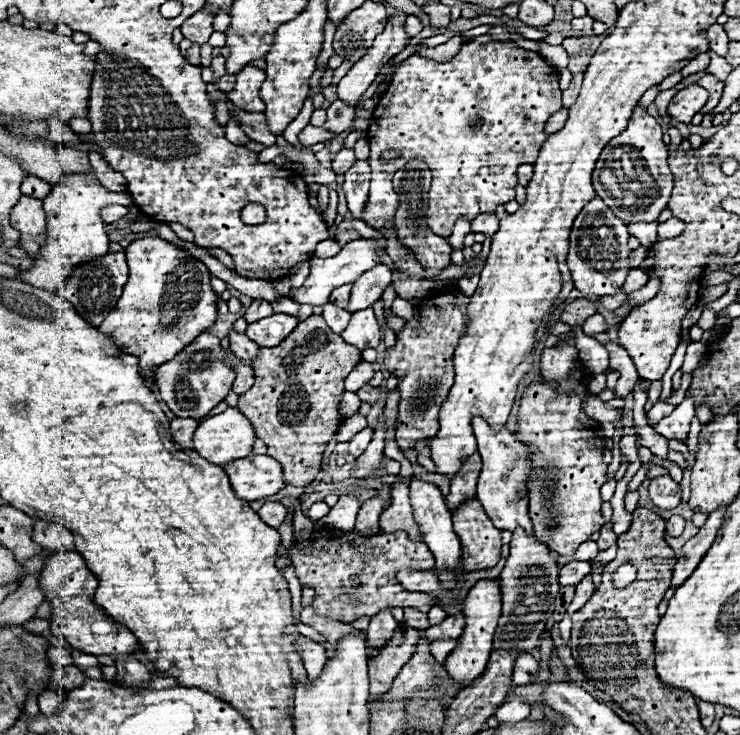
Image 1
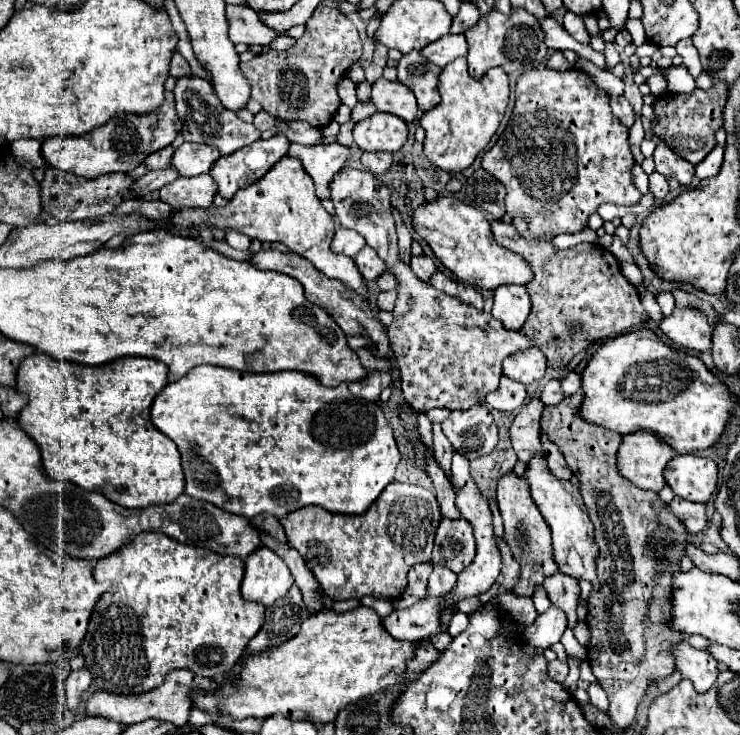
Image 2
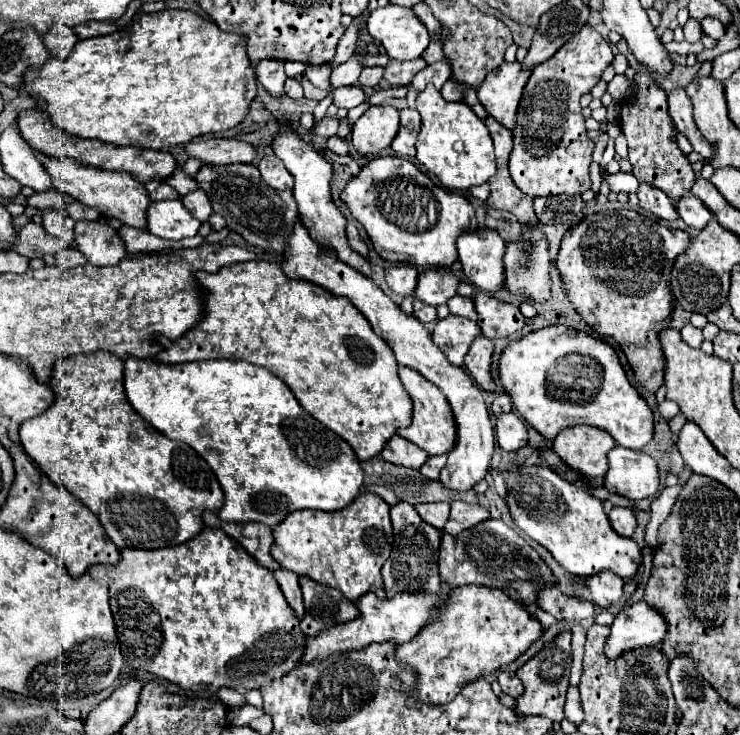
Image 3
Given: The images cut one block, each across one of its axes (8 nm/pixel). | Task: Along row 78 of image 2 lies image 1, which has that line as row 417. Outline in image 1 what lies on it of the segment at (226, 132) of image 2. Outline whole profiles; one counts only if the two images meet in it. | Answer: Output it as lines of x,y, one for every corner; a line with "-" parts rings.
202,332
188,348
184,348
184,352
158,368
160,398
178,418
194,418
202,422
210,414
210,410
226,398
236,378
234,368
226,366
224,362
228,352
230,350
220,348
220,340
216,336

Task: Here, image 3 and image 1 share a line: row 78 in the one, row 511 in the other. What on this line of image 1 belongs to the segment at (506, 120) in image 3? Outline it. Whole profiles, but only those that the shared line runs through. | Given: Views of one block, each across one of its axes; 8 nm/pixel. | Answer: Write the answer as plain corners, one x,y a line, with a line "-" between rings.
474,418
474,436
478,440
478,452
482,456
482,472
478,478
478,500
482,502
482,508
486,514
490,514
490,520
498,530
514,532
518,526
526,530
526,534
533,534
533,525
528,510
528,476
532,474
530,468
530,452
528,446
522,442
516,442
516,436
502,428
500,432
492,432
492,428
482,420

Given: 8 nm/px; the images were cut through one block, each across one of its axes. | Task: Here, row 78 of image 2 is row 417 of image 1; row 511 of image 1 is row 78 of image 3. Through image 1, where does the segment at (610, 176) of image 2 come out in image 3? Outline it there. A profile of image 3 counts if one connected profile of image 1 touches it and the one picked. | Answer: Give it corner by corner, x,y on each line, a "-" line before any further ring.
584,26
580,32
576,32
546,64
538,64
532,70
532,76
522,92
522,104
518,106
516,126
512,128
512,152
510,152
510,176
514,184
528,196
580,196
582,192
590,190
590,164
592,164
592,150
594,142
588,138
586,120
582,116
580,108
580,96
590,92
602,76
602,70
614,60
614,52
610,44
590,26

